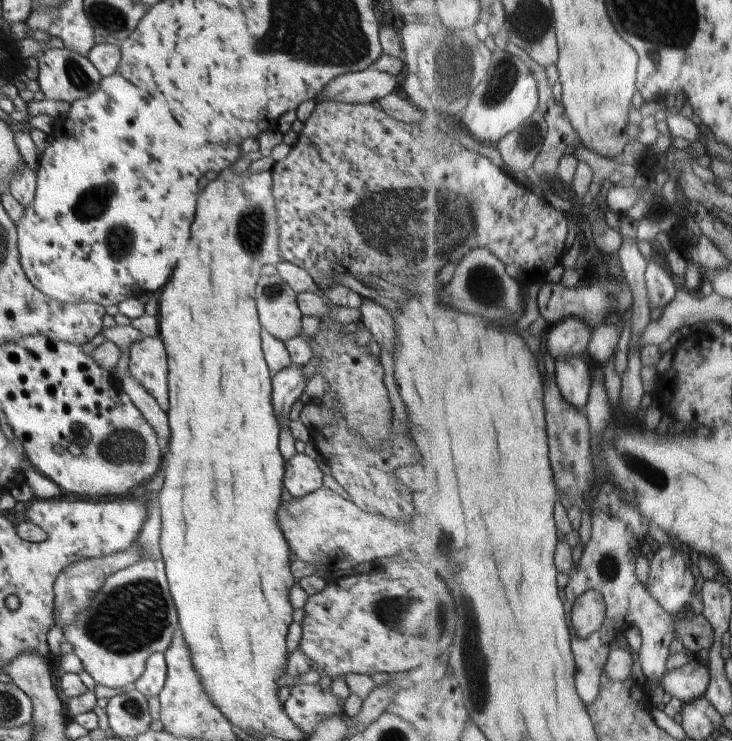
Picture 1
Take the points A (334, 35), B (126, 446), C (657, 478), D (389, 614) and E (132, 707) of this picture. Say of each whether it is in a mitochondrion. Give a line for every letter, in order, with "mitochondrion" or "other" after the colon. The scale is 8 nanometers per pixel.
A: mitochondrion
B: mitochondrion
C: mitochondrion
D: mitochondrion
E: mitochondrion

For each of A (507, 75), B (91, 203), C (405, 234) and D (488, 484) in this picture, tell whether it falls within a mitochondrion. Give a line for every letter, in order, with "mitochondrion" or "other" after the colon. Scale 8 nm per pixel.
A: mitochondrion
B: mitochondrion
C: mitochondrion
D: other

